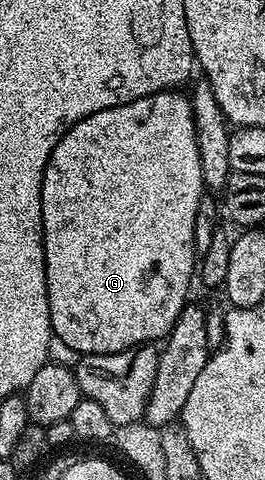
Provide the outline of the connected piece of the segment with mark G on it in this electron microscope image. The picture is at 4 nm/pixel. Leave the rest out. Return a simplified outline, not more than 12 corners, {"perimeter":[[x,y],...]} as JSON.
{"perimeter":[[190,97],[83,118],[41,183],[54,337],[164,341],[203,208]]}

